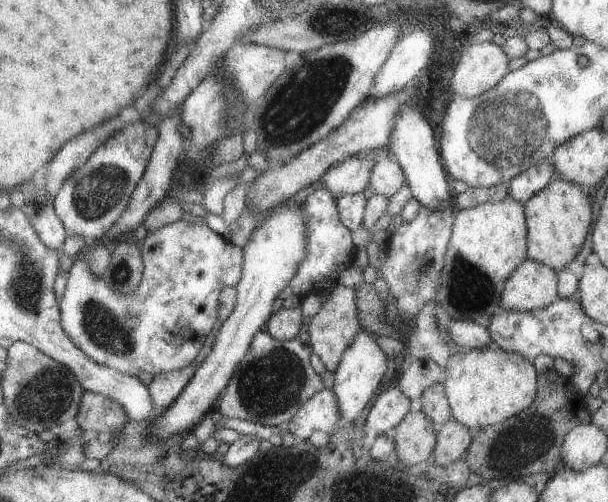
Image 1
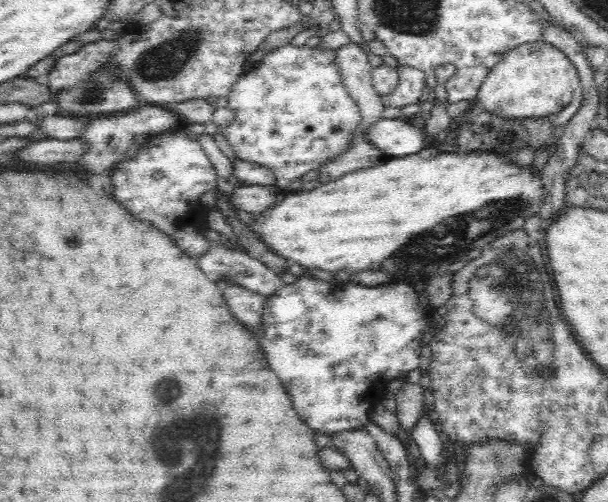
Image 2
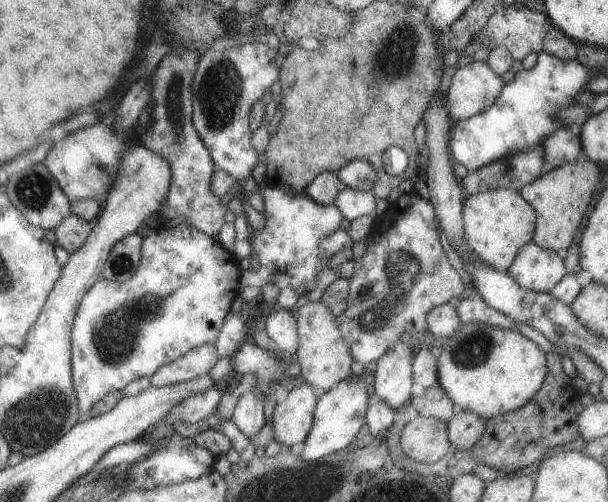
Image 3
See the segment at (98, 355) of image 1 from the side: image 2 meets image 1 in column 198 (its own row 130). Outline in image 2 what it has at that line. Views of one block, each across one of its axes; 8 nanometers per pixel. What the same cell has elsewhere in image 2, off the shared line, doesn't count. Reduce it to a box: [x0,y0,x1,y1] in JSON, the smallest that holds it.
[223,45,358,189]

